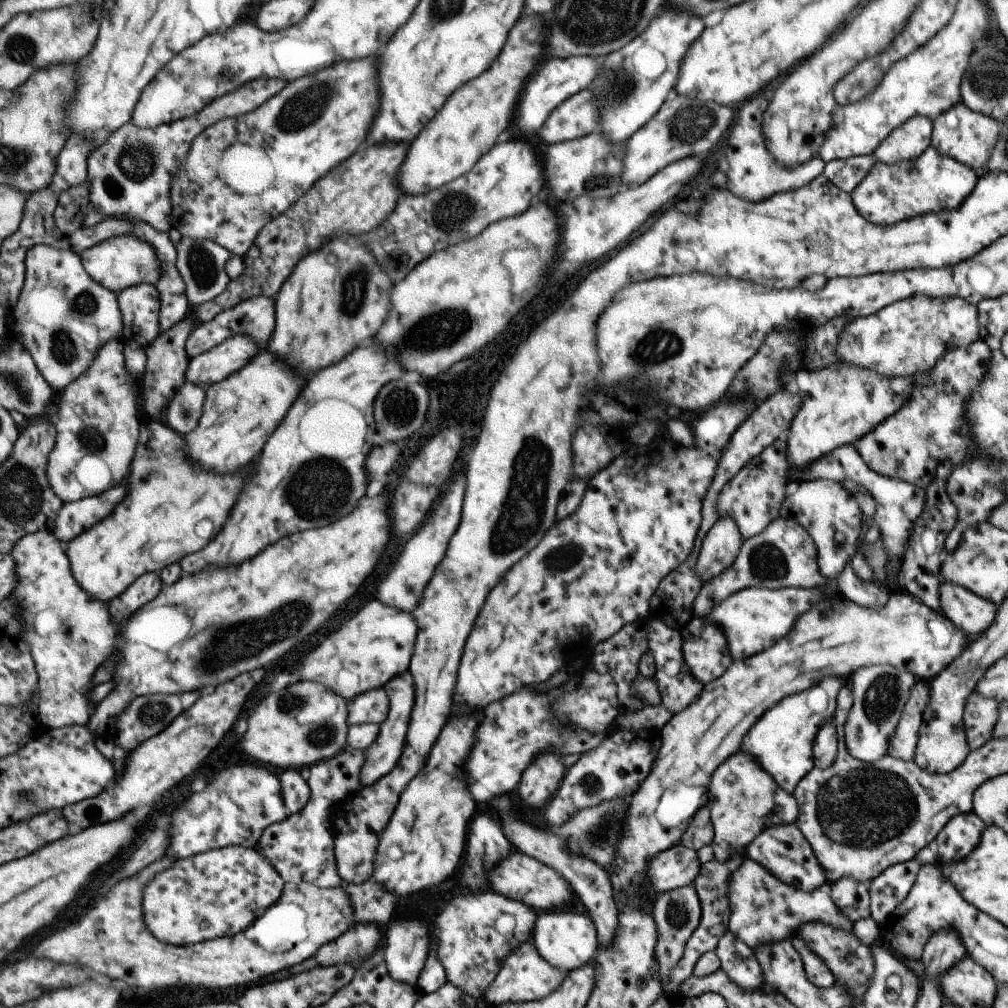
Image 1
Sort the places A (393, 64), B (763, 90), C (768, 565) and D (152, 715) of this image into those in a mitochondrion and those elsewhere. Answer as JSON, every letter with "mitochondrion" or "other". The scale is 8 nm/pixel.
{"A":"other","B":"other","C":"mitochondrion","D":"mitochondrion"}

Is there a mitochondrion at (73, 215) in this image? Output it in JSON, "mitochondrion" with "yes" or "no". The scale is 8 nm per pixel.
{"mitochondrion":"no"}

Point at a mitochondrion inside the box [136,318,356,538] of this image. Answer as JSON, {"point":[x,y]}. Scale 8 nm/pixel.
{"point":[301,493]}

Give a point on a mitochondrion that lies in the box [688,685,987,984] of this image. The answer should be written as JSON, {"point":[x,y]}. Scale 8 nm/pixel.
{"point":[864,805]}

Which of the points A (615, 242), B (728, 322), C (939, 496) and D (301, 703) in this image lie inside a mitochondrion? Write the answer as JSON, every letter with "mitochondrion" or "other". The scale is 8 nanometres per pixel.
{"A":"other","B":"other","C":"other","D":"mitochondrion"}

